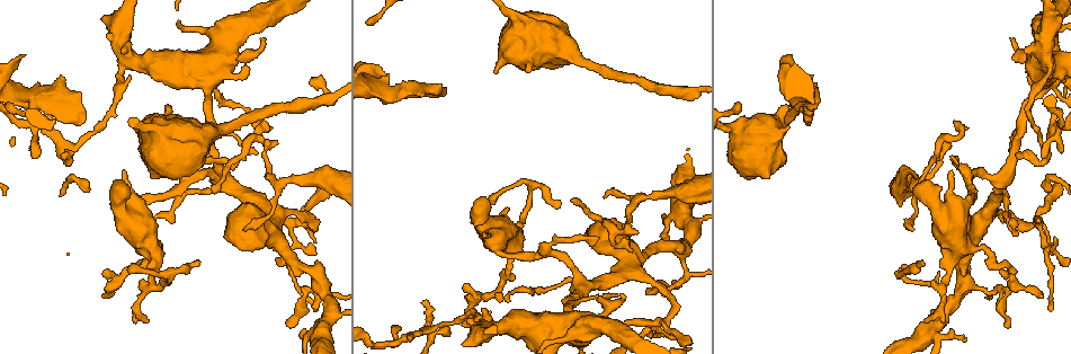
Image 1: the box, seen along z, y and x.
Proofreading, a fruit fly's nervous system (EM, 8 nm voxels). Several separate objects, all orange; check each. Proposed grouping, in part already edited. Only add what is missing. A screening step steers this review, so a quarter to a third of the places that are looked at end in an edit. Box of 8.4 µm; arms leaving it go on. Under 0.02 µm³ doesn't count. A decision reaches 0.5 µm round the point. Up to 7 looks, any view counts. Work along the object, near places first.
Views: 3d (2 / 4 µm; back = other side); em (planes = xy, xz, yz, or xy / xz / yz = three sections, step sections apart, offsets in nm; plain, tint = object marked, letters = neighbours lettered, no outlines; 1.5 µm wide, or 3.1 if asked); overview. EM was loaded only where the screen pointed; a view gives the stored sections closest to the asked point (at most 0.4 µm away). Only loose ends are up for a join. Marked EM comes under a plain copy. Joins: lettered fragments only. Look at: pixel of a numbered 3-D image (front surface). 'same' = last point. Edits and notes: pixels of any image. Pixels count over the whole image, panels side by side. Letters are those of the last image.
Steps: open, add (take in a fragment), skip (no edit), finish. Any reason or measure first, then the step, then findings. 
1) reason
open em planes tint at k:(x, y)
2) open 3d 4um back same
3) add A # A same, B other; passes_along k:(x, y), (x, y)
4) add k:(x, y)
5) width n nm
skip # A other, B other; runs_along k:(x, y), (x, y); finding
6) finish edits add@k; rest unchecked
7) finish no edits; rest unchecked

branch stops here
open 3d 4um at 1:(1003, 270)

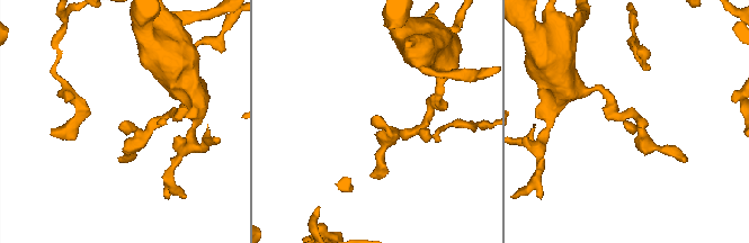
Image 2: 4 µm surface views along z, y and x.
open em xy step 8 letters at 2:(119, 125)

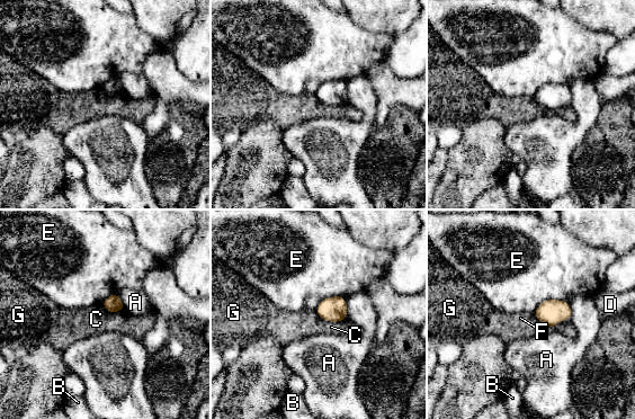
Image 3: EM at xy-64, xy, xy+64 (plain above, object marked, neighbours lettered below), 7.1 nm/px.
open em planes letters same

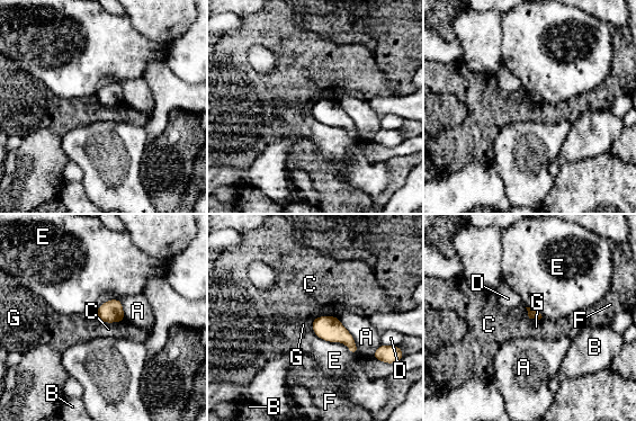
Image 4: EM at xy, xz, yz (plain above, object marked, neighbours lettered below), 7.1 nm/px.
width 80 nm
skip # A other, B other, C other, D other, E other, F other, G other; border 4:(311, 325), (320, 338), (358, 352); none of them fits

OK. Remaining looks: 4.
stops while still wide
open 3d 4um at 1:(481, 309)

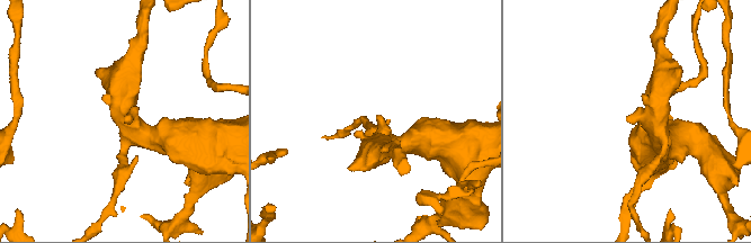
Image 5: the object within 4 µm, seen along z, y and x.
arm_widths 300, 400 nm
open em xz step 4 tint at 5:(378, 116)

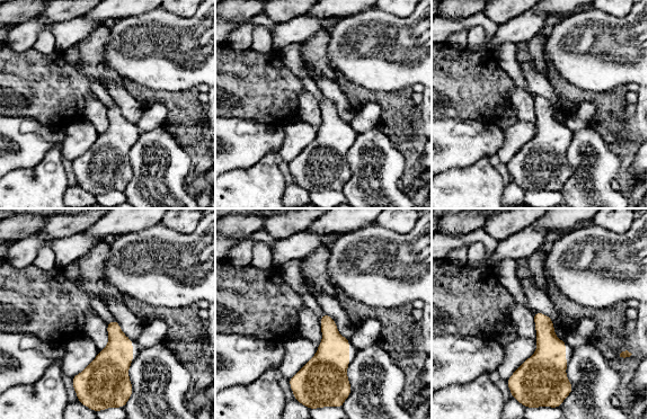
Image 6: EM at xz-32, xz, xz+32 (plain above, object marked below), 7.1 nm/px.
cut it another way
open em planes letters same

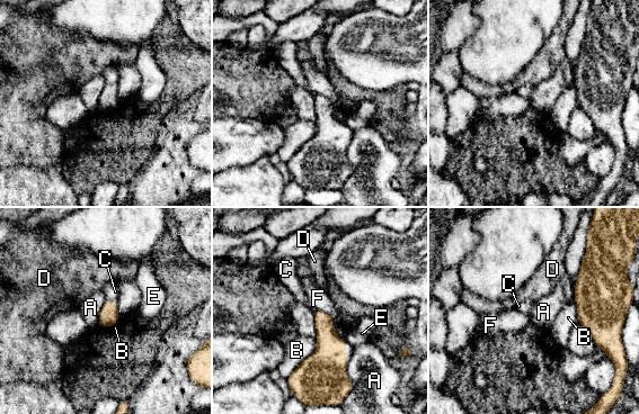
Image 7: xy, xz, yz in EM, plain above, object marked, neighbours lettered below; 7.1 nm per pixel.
skip # A other, B other, C other, D other, E other, F other; border 7:(316, 309), (331, 317), (337, 333); no lettered fragment goes on from it

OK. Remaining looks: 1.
finish no edits; rest unchecked

